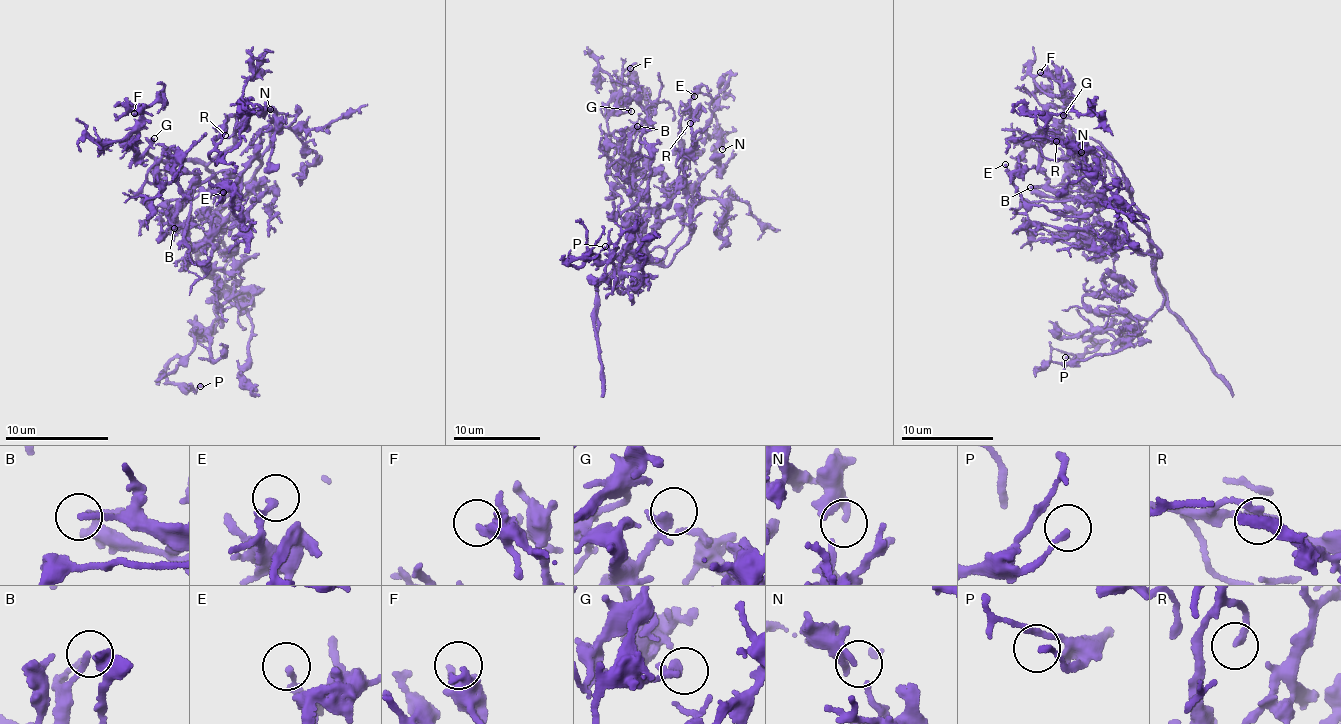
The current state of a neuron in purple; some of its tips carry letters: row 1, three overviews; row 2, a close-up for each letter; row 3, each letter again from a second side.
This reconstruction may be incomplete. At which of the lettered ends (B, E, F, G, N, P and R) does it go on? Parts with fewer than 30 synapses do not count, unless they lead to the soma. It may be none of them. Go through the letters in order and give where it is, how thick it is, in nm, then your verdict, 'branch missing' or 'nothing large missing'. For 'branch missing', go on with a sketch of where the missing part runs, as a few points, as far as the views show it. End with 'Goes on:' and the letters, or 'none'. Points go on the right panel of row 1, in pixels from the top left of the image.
B: place (1030, 187); calibre 180 nm; nothing large missing
E: place (1005, 164); calibre 180 nm; nothing large missing
F: place (1040, 72); calibre 400 nm; nothing large missing
G: place (1063, 115); calibre 300 nm; nothing large missing
N: place (1081, 152); calibre 160 nm; nothing large missing
P: place (1065, 357); calibre 160 nm; nothing large missing
R: place (1056, 141); calibre 140 nm; branch missing; course (1056, 141), (1059, 112), (1074, 116), (1076, 127), (1071, 128), (1070, 137)
Goes on: R

